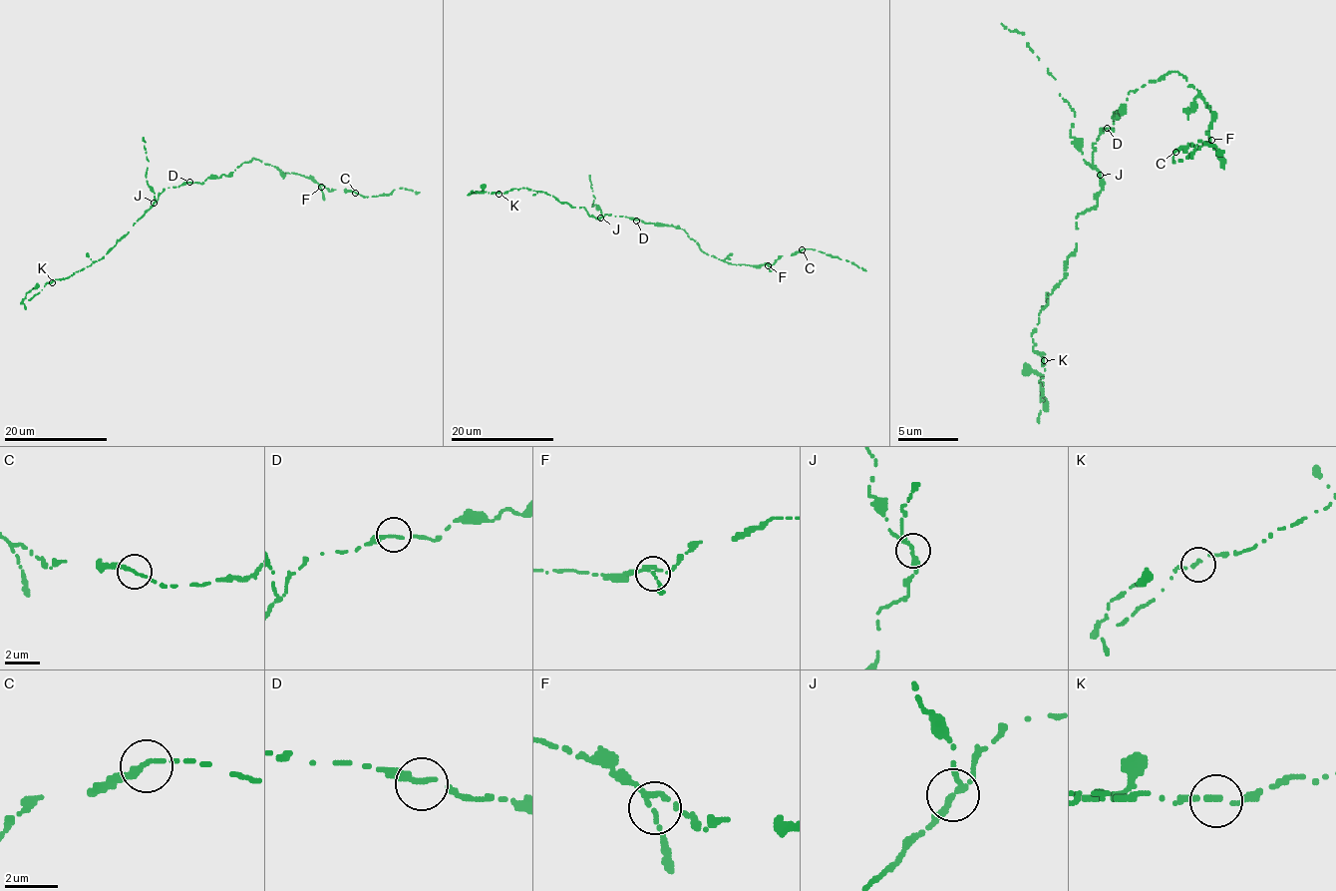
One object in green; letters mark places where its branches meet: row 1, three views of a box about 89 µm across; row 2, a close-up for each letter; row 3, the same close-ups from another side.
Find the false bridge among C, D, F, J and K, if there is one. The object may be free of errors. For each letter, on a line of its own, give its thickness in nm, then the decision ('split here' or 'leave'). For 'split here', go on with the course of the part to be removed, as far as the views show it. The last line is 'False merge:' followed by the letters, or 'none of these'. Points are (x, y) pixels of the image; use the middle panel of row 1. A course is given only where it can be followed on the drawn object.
C: 200 nm | leave
D: 240 nm | leave
F: 170 nm | leave
J: 200 nm | split here | (600, 218), (601, 212), (592, 206), (595, 199), (589, 176)
K: 180 nm | leave
False merge: J

